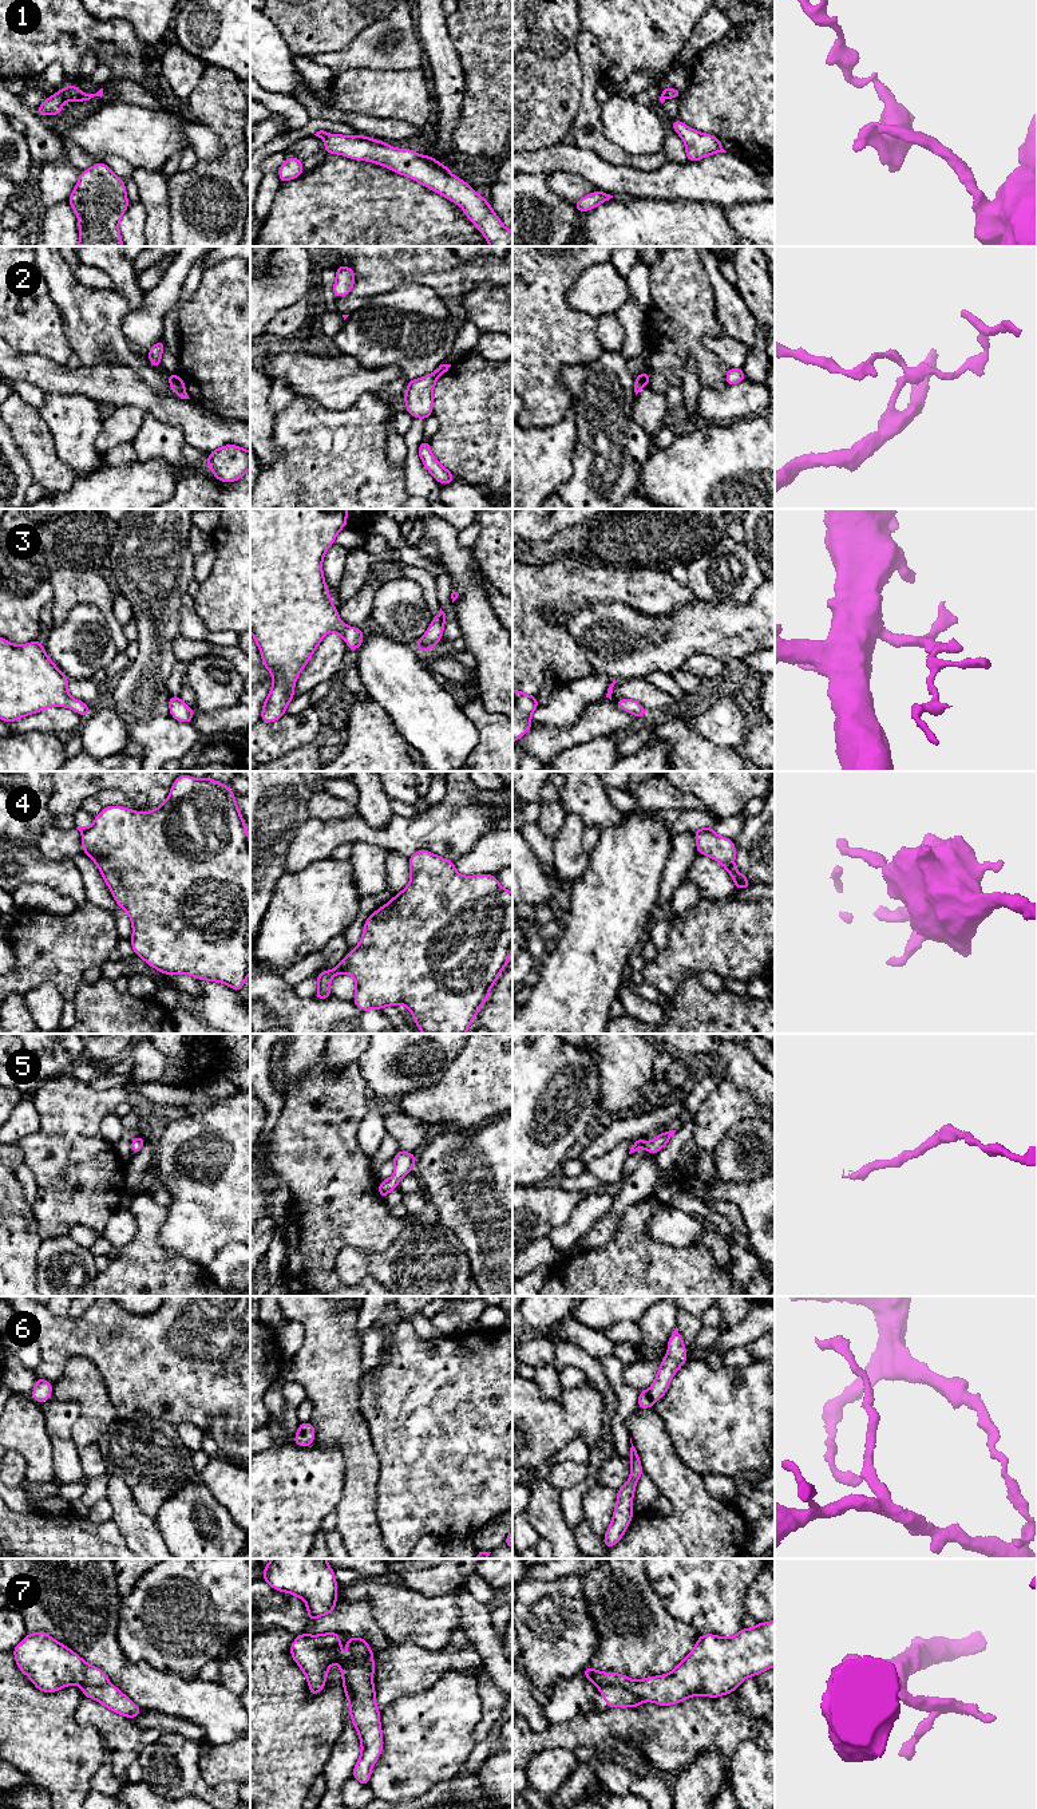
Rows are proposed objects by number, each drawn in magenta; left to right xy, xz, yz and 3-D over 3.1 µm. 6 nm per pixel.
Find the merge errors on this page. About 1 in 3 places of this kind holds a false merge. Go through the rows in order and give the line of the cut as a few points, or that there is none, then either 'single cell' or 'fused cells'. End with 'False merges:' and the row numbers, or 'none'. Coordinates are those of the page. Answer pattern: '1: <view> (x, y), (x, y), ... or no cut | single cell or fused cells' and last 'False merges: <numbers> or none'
1: xy (60, 91), (66, 99) | fused cells
2: xz (434, 372), (438, 376) | fused cells
3: no cut | single cell
4: xz (345, 956), (341, 963), (343, 972) | fused cells
5: no cut | single cell
6: no cut | single cell
7: yz (600, 1687), (624, 1686), (644, 1699) | fused cells
False merges: 1, 2, 4, 7

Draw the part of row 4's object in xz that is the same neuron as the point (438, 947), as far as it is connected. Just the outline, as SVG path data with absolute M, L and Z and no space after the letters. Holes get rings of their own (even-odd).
M426 849L415 852L408 858L411 869L409 884L393 898L375 911L364 923L364 932L356 948L345 955L343 972L353 977L356 994L353 1003L361 1011L383 1010L387 1006L404 1004L423 1034L466 1034L471 1022L488 998L491 987L507 965L512 951L512 892L500 886L494 874L460 876L454 861L439 857Z

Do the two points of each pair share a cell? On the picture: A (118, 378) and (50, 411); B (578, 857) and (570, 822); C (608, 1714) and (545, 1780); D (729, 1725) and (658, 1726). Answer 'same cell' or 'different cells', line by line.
A: different cells
B: same cell
C: different cells
D: same cell

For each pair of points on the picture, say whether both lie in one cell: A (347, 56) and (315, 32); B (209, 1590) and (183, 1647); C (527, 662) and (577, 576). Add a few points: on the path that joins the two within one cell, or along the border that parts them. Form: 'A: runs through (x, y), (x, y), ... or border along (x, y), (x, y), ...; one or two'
A: border along (363, 31), (336, 51), (311, 56); two
B: runs through (194, 1604), (183, 1615), (183, 1632); one
C: runs through (527, 638), (527, 615), (553, 589); one

